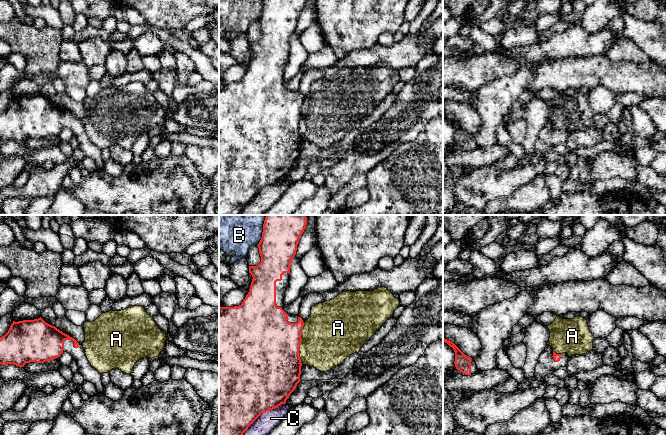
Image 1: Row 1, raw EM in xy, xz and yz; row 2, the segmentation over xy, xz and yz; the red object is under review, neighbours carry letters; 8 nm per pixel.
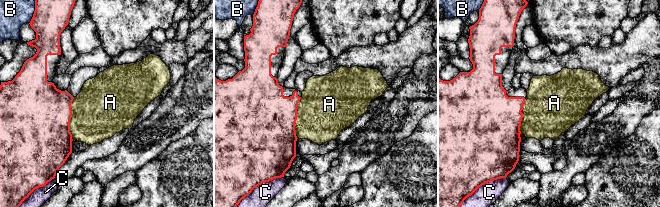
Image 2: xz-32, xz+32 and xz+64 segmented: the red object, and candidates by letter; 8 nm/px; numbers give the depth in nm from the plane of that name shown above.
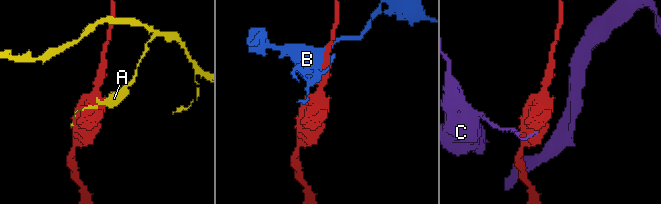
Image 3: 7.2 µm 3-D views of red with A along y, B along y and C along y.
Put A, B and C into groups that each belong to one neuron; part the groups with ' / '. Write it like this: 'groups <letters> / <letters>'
groups A / B / C

